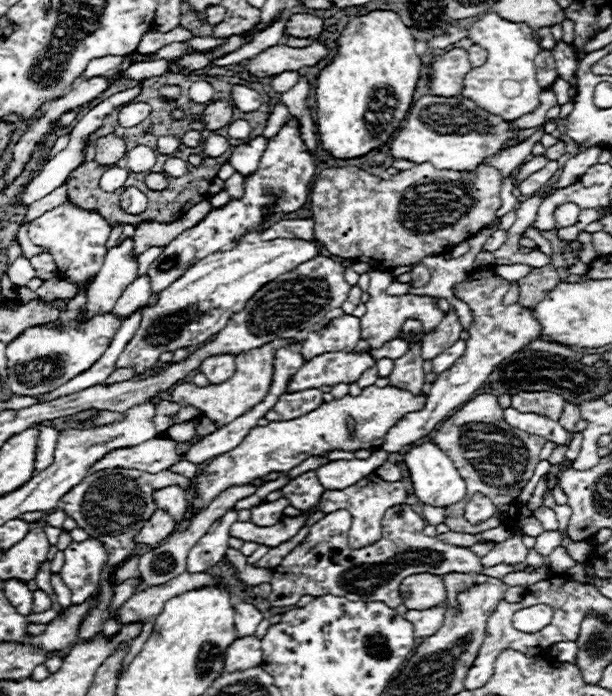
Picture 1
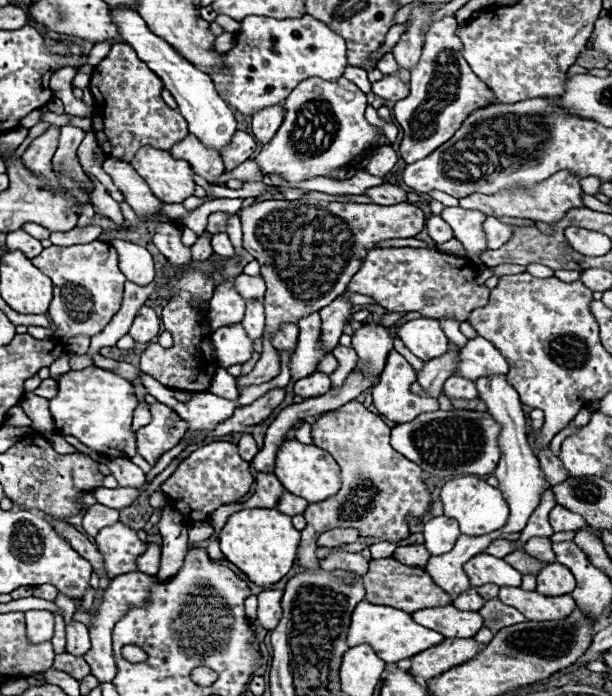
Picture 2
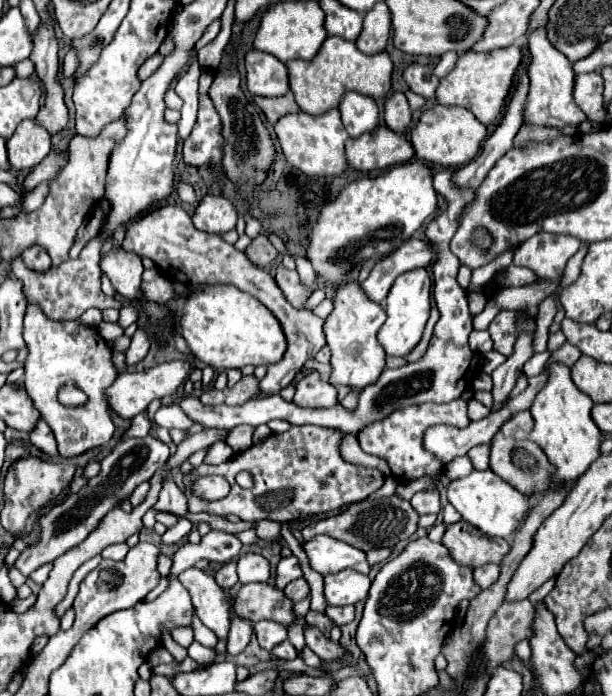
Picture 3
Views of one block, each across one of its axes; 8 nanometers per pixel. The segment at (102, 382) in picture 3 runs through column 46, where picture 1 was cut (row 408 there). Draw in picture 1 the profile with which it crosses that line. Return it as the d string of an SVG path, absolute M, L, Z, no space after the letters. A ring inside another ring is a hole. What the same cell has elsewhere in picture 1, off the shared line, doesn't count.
M396 386L386 388L364 388L360 396L344 396L332 402L324 402L314 412L300 416L296 420L286 422L270 422L268 426L256 426L248 432L248 436L242 440L240 446L234 450L216 456L206 468L198 472L194 478L194 496L190 500L190 512L194 518L198 512L202 512L218 494L222 494L230 486L242 486L248 484L254 478L262 478L270 472L288 472L300 462L304 462L310 456L324 456L332 450L348 450L354 452L358 448L380 448L384 442L384 436L388 430L408 412L418 412L424 408L426 396L414 396L408 390L400 390ZM346 420L356 420L356 436L348 436Z

